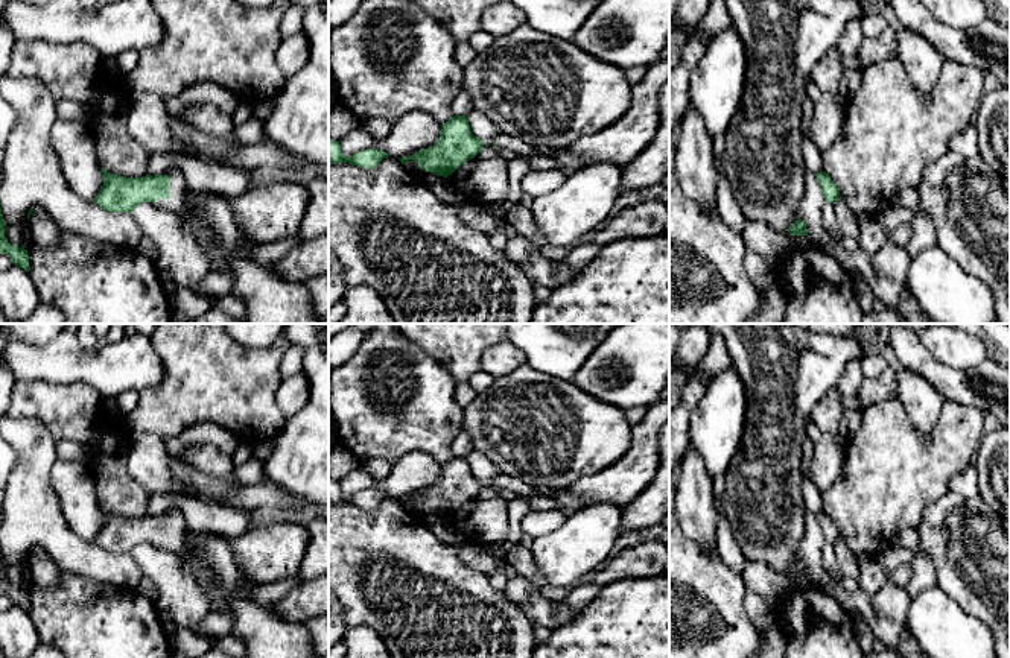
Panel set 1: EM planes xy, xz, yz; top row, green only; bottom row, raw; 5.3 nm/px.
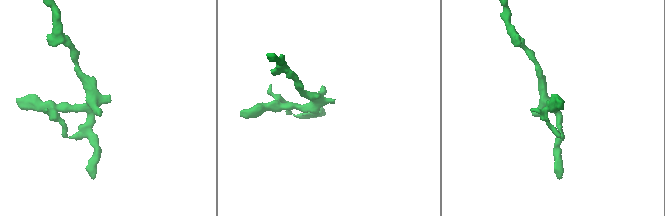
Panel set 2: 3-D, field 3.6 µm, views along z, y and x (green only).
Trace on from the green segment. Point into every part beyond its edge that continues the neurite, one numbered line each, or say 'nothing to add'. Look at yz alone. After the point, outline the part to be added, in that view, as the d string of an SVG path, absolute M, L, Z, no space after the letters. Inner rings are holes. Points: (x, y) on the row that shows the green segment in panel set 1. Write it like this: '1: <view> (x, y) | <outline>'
1: yz (813, 155) | M803 135L802 153L808 170L811 170L814 175L824 172L823 152L808 135Z

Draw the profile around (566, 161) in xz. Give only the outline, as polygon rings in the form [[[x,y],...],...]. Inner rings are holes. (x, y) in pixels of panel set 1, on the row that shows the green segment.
[[[569,150],[561,153],[558,158],[557,158],[557,169],[561,170],[561,172],[566,172],[567,175],[576,169],[580,169],[581,164],[580,164],[580,158],[575,157],[573,153],[570,153]]]

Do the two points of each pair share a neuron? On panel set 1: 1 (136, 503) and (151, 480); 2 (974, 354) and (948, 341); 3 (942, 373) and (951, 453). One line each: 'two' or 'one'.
1: two
2: one
3: two

